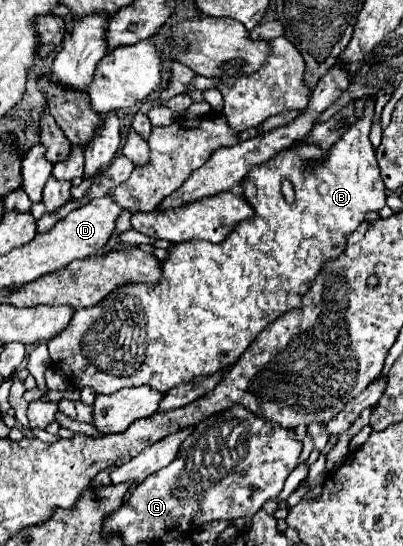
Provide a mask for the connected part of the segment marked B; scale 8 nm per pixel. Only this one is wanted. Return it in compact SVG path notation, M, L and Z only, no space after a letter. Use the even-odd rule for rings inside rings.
M366 99L364 117L356 119L356 123L326 153L316 145L296 141L266 163L252 167L240 183L244 199L254 209L252 219L238 223L232 229L232 235L218 245L198 239L170 245L168 255L162 261L162 277L156 285L126 283L94 307L78 309L66 331L48 341L54 365L60 367L78 389L90 385L96 393L104 395L138 385L150 385L152 389L166 393L180 383L192 381L196 375L212 375L234 365L252 343L254 333L260 333L284 311L302 307L302 295L310 289L322 265L344 251L346 235L364 221L368 211L380 211L386 205L386 189L372 143L368 141L372 115L374 99ZM282 179L288 179L294 187L292 203L288 203L280 191Z

